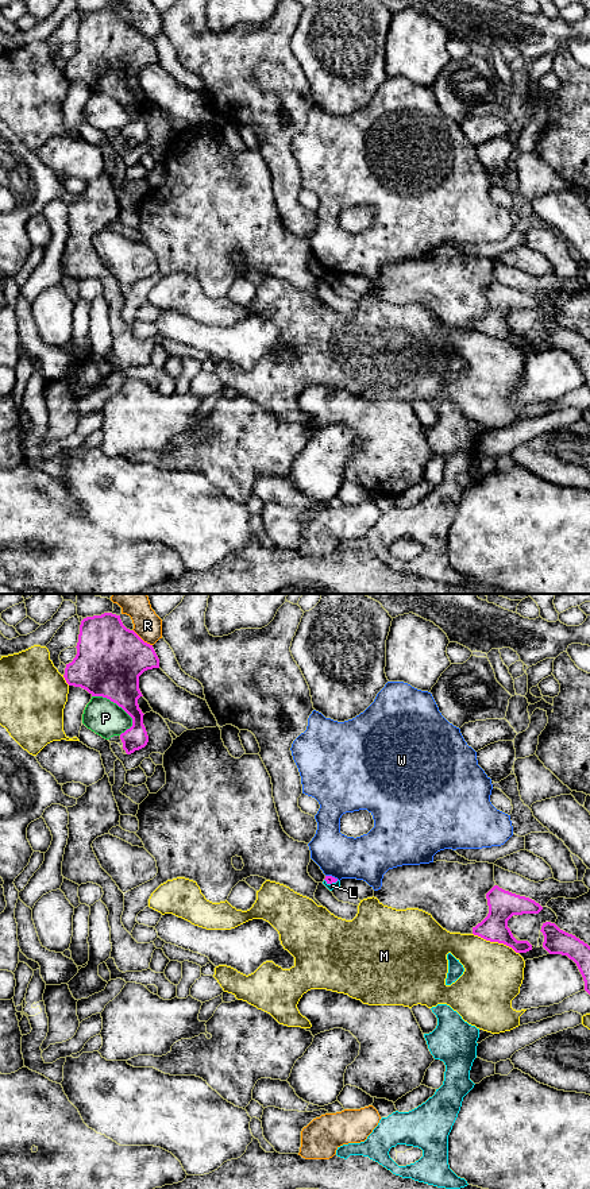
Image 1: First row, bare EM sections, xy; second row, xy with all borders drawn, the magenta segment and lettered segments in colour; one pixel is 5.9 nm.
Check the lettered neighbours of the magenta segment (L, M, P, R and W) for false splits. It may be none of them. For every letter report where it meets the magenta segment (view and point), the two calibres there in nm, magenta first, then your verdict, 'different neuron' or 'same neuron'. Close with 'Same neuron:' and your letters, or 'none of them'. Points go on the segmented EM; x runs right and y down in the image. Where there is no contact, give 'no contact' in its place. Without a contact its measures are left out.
L: contact xy (331, 883); calibres 50 and 40 nm; different neuron
M: contact xy (496, 941); calibres 180 and 360 nm; different neuron
P: contact xy (115, 702); calibres 400 and 220 nm; different neuron
R: contact xy (141, 639); calibres 400 and 180 nm; different neuron
W: contact xy (331, 876); calibres 50 and 280 nm; different neuron
Same neuron: none of them

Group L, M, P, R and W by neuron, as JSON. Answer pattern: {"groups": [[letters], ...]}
{"groups": [["L"], ["M"], ["P"], ["R"], ["W"]]}

